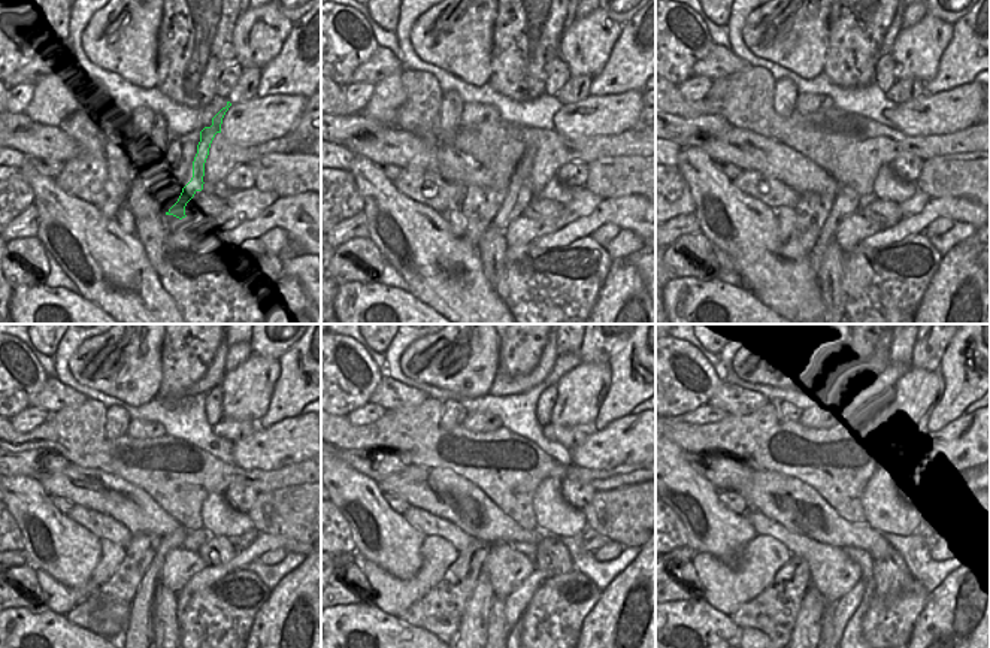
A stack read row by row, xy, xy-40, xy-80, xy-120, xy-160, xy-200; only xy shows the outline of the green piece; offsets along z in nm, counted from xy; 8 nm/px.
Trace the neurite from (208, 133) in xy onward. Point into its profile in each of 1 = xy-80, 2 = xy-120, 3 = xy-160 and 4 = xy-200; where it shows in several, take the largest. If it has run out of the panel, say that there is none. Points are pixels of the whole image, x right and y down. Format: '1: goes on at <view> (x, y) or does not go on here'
1: goes on at xy-80 (845, 203)
2: goes on at xy-120 (139, 626)
3: goes on at xy-160 (474, 623)
4: goes on at xy-200 (808, 623)

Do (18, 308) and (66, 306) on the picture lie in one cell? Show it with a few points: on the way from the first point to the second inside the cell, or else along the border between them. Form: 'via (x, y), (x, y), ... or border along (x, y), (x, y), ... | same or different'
via (30, 308), (36, 308), (41, 303), (54, 303) | same

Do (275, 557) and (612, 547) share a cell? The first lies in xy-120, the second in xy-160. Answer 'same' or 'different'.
same

